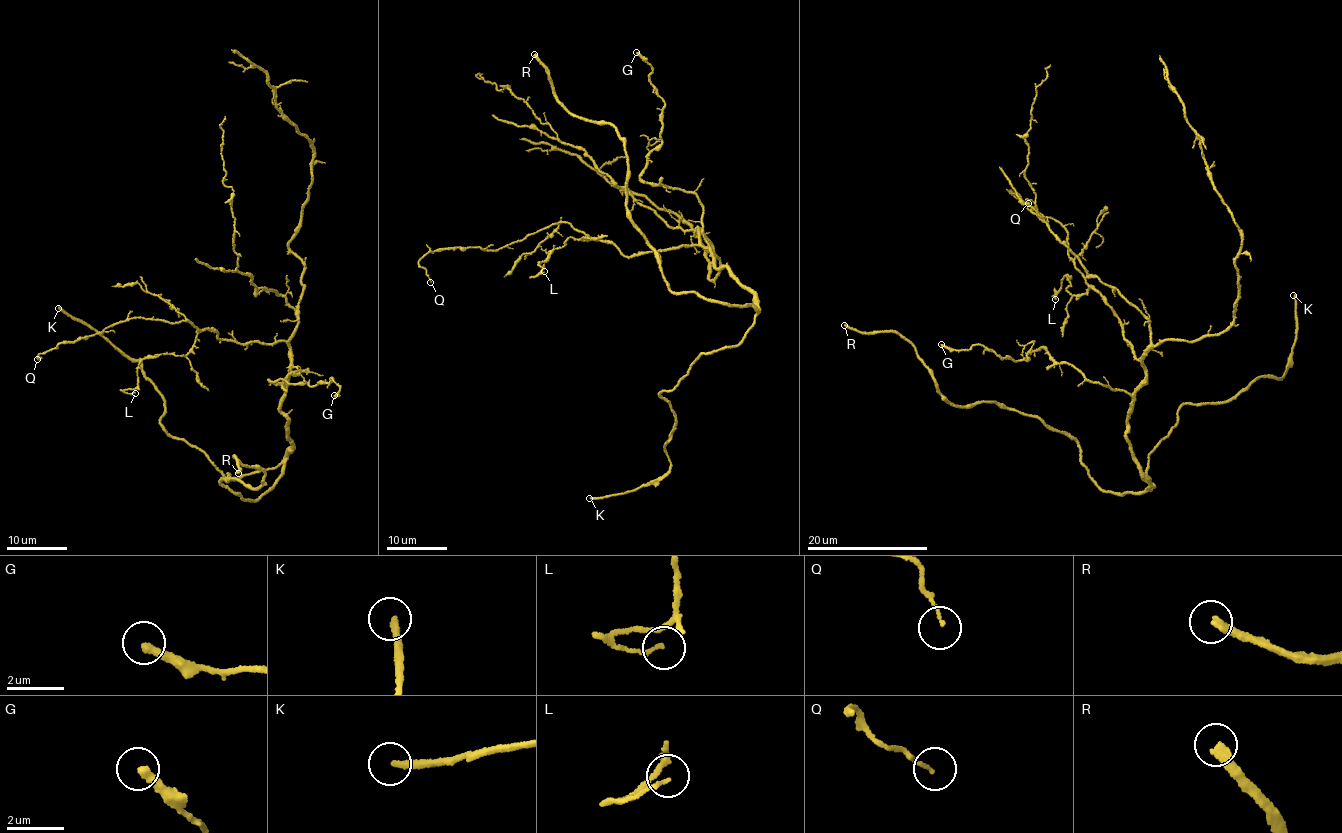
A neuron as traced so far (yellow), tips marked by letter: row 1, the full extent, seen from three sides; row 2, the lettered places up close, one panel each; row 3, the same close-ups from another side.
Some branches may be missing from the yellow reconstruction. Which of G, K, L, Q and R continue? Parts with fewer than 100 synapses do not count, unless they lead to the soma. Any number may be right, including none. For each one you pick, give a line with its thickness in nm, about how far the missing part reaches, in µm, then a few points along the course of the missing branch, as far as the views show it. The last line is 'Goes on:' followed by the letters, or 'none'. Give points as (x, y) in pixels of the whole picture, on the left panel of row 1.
K: Thickness 240 nm. Missing length about 25 µm
R: Thickness 320 nm. Missing length about 180 µm
Goes on: K, R

